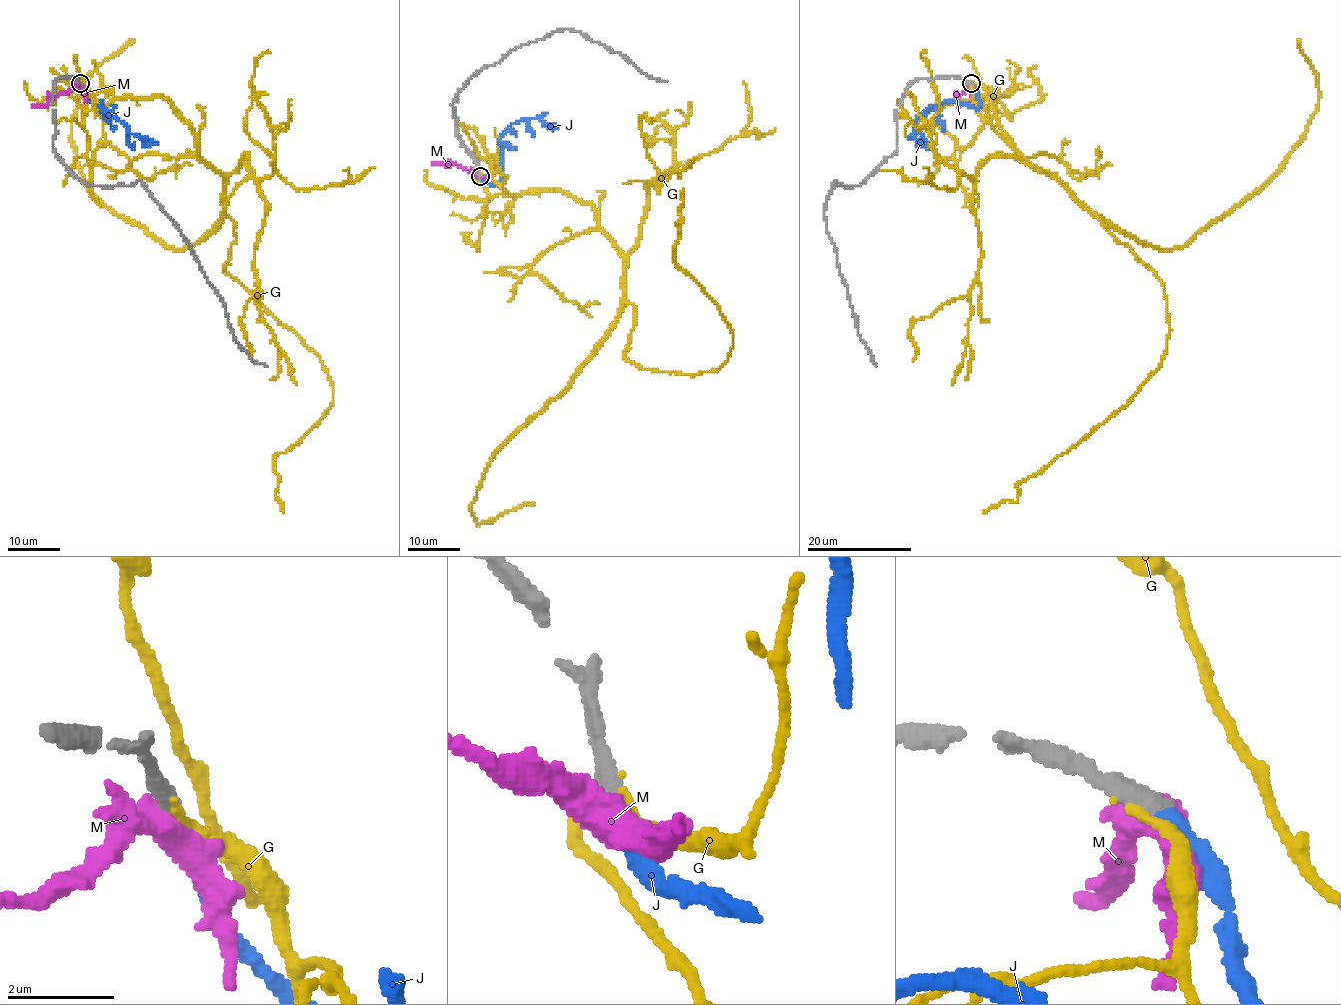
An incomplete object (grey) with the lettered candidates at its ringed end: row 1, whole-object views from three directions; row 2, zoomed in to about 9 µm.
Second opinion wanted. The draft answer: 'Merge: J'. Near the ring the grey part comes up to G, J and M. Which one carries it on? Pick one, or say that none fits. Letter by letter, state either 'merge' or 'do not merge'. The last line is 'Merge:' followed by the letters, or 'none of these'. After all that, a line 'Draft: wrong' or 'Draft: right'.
G: do not merge
J: merge
M: do not merge
Merge: J
Draft: right

